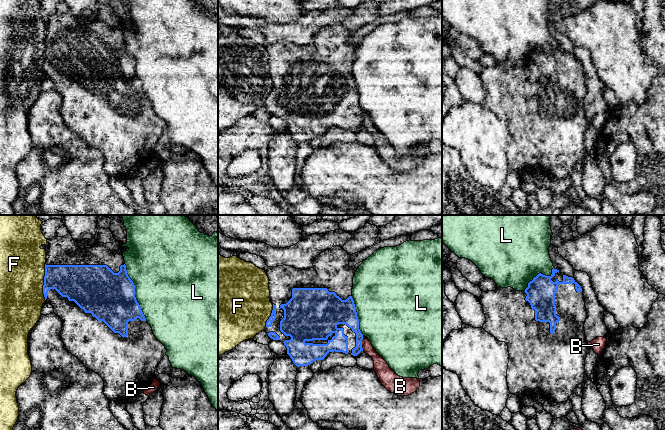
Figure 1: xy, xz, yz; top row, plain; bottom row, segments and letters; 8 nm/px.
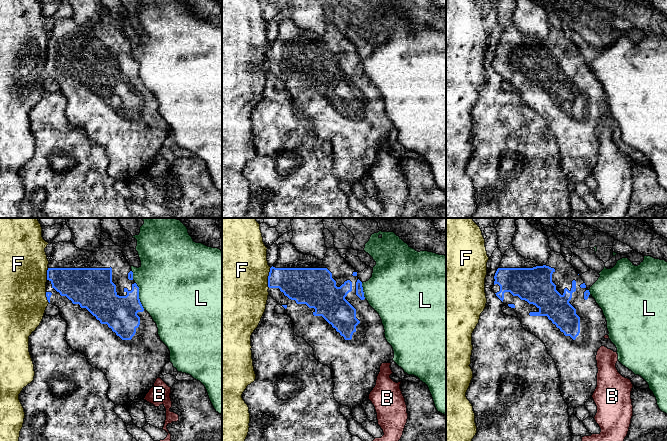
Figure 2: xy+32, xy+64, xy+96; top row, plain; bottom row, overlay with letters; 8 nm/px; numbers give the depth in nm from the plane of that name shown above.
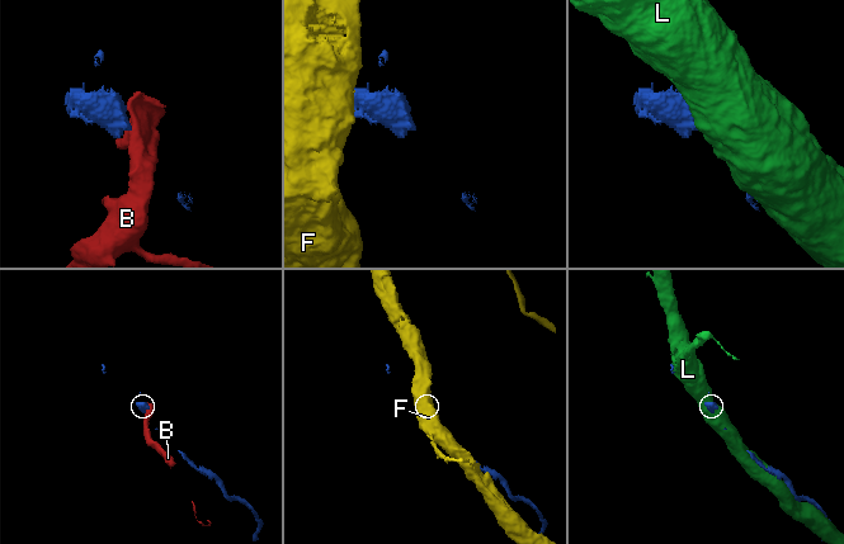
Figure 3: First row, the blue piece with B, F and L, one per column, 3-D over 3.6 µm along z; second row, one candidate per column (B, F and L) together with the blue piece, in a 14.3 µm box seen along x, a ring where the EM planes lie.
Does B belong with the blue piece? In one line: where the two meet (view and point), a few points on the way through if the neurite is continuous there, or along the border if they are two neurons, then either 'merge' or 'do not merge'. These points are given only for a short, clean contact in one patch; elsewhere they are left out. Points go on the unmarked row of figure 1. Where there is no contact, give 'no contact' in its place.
meets blue in xz at (361, 121); border along xz (363, 115), (362, 126); do not merge

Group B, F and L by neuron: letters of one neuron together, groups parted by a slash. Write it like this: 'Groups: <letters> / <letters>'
Groups: B / F / L

